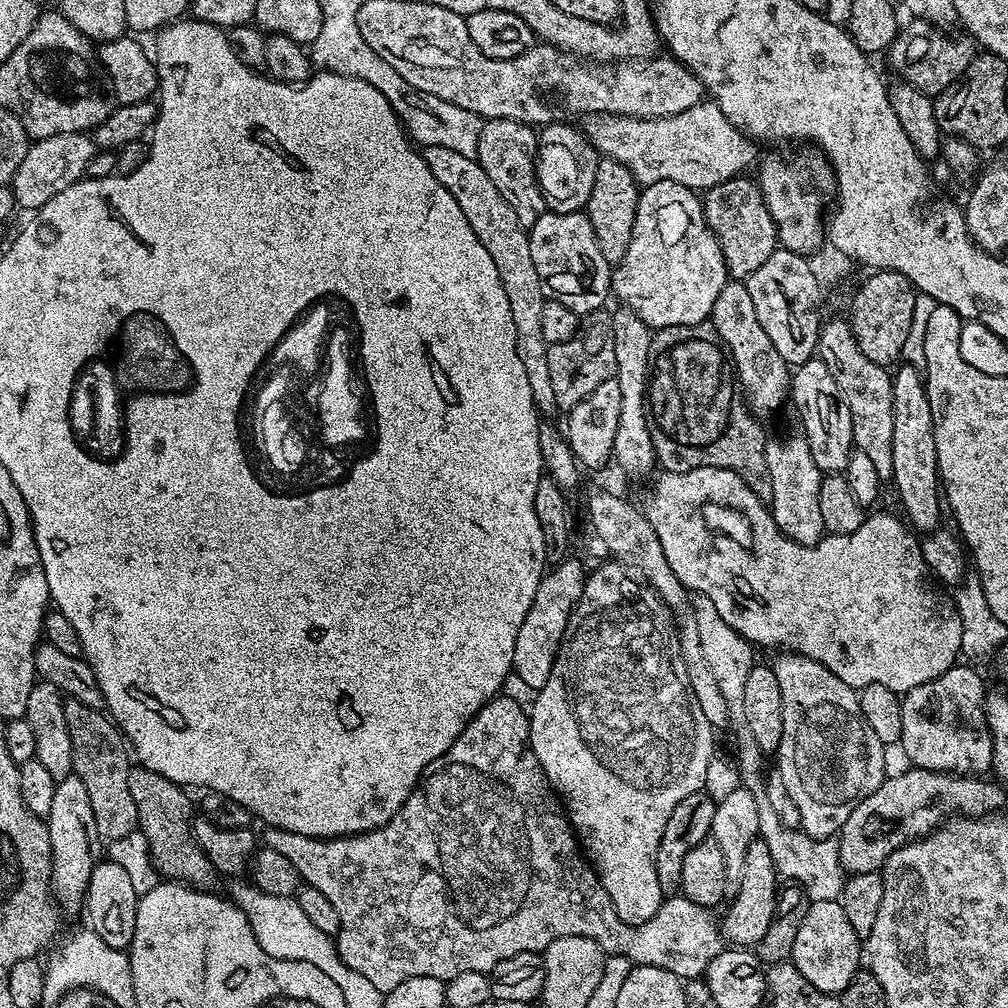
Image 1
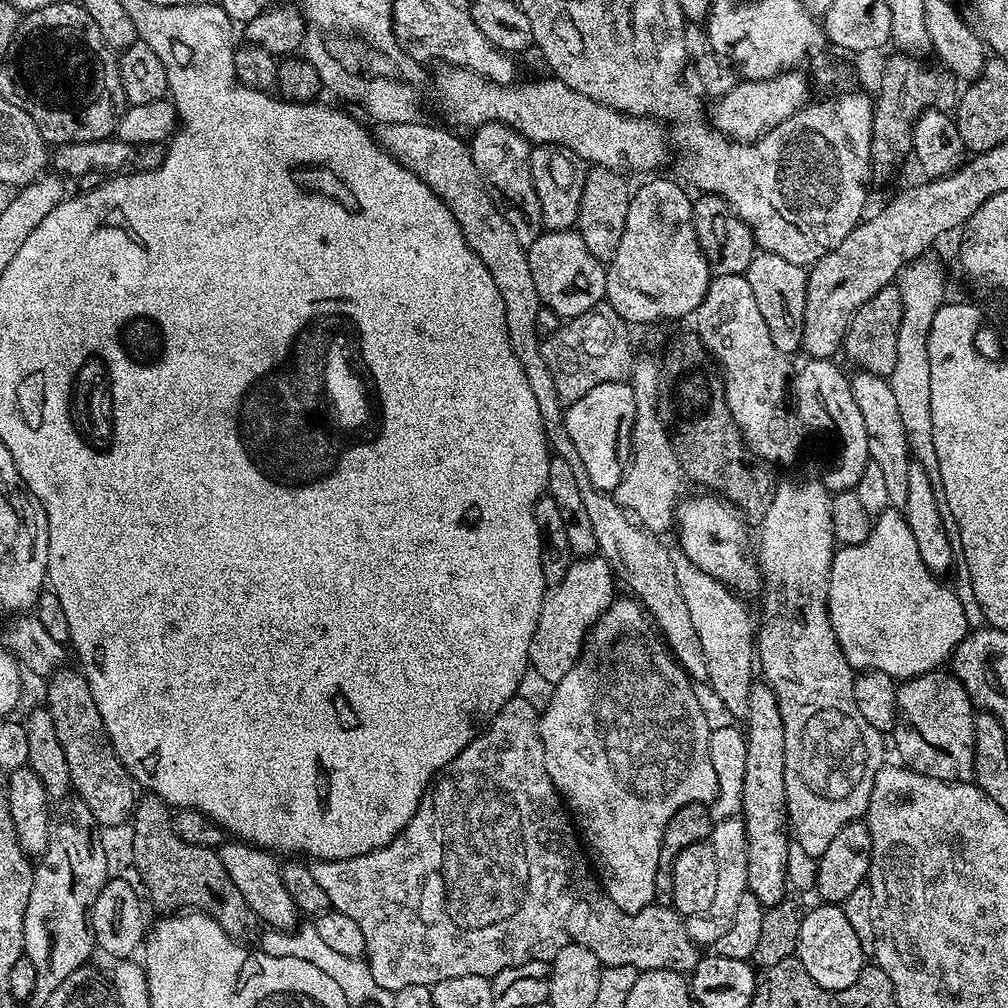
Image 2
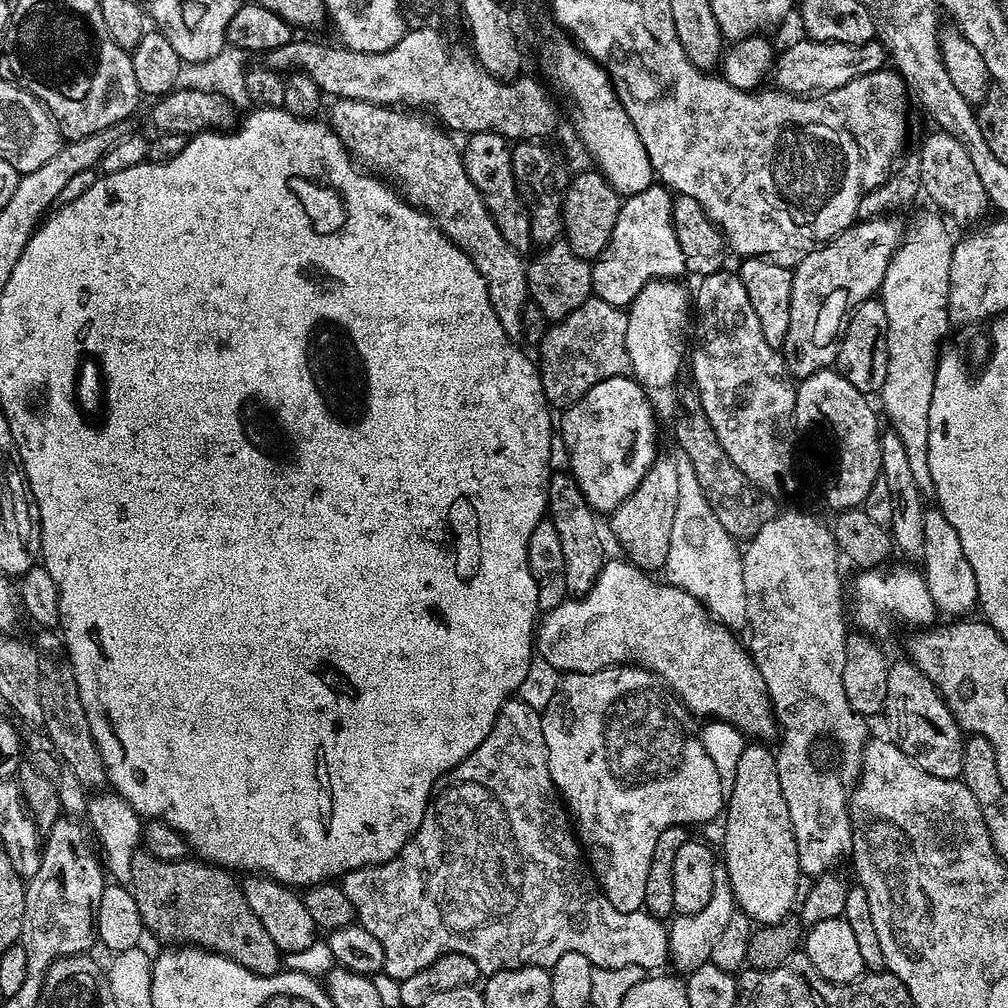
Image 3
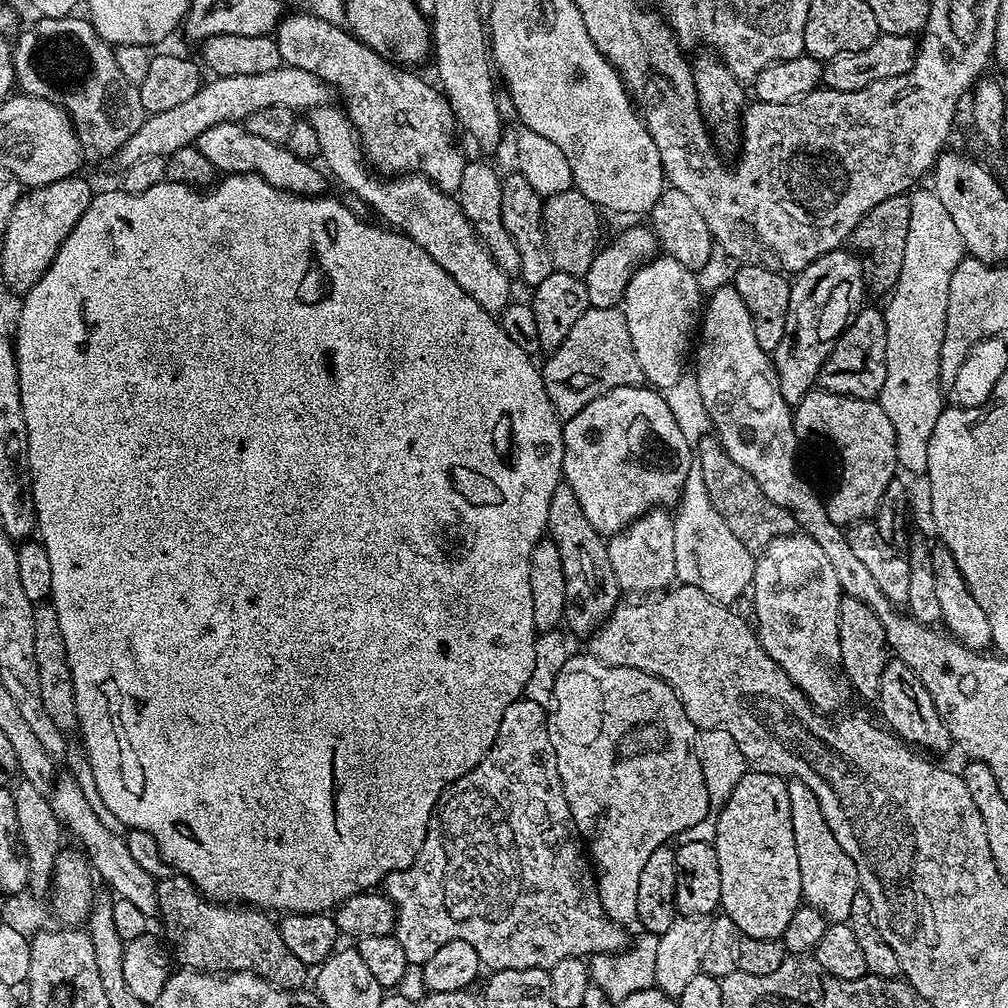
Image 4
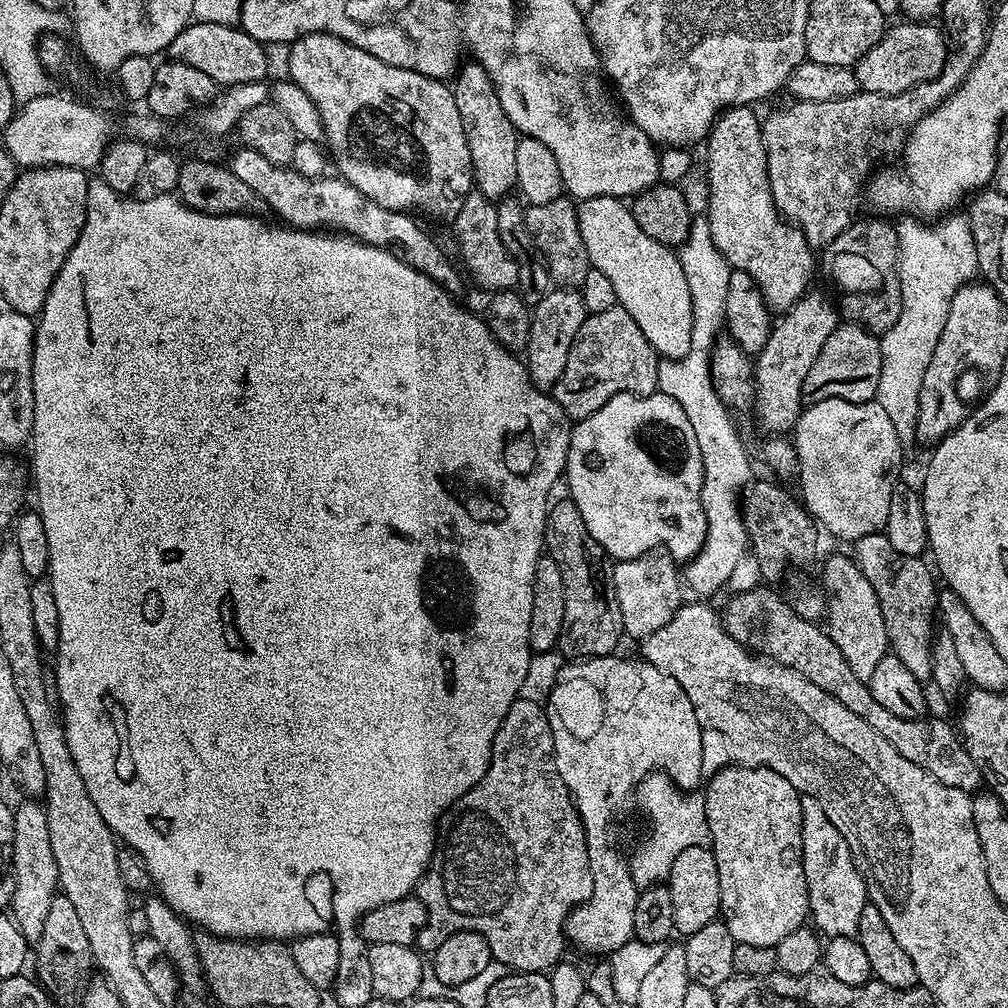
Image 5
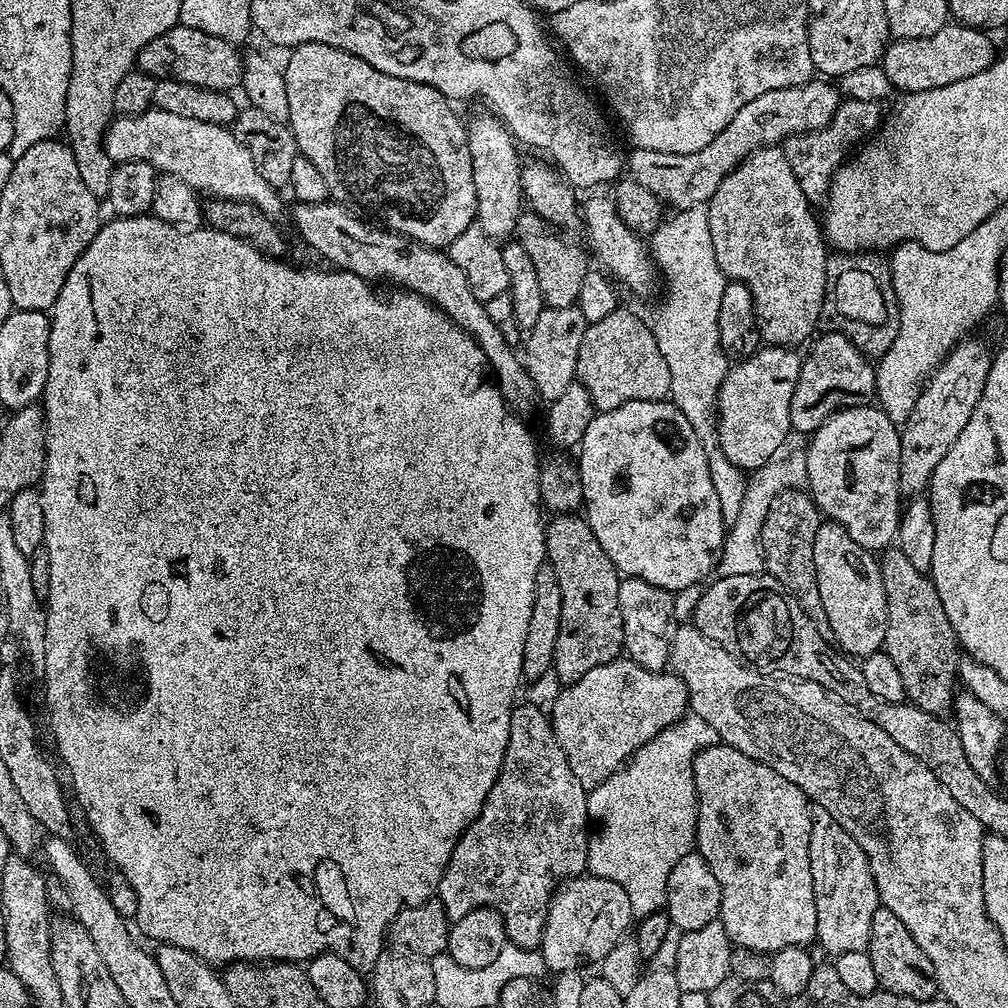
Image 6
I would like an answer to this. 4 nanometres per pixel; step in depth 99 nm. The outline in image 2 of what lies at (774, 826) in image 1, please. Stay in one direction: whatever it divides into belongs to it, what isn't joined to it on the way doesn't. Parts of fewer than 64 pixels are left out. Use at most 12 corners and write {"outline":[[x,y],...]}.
{"outline":[[671,553],[702,642],[707,687],[744,718],[754,616],[721,580]]}

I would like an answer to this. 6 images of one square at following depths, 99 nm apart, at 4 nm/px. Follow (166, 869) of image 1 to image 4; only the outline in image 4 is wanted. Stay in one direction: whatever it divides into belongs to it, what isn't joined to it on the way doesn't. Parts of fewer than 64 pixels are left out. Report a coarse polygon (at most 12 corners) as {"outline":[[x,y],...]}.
{"outline":[[157,883],[156,911],[185,969],[251,972],[303,989],[309,969],[267,911]]}

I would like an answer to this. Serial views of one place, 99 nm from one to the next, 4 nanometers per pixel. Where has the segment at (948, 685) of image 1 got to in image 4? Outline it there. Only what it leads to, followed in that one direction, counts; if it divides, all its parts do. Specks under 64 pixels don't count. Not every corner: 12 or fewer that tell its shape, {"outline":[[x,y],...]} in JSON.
{"outline":[[889,659],[878,707],[913,749],[953,747],[914,670]]}

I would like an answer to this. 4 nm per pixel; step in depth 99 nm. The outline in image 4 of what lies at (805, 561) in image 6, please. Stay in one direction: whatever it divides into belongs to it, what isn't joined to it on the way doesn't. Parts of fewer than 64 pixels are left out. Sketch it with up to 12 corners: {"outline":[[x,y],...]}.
{"outline":[[715,437],[699,441],[706,494],[734,538],[759,554],[797,531]]}

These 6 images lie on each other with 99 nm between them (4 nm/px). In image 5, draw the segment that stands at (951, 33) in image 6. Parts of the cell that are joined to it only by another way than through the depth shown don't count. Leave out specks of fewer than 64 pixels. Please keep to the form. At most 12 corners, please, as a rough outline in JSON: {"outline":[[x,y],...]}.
{"outline":[[903,22],[854,65],[863,91],[909,92],[939,76],[950,44]]}

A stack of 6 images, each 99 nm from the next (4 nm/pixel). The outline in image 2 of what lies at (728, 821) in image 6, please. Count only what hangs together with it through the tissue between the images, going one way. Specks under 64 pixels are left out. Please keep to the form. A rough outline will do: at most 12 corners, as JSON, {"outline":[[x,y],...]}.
{"outline":[[767,681],[744,717],[748,891],[785,899],[785,723]]}

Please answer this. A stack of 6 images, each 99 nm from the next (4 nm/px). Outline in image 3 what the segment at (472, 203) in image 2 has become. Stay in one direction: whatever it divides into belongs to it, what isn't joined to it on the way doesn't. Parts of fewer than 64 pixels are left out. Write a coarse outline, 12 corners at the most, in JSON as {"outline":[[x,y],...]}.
{"outline":[[348,102],[334,131],[361,169],[472,260],[522,333],[526,264],[455,152],[419,115]]}

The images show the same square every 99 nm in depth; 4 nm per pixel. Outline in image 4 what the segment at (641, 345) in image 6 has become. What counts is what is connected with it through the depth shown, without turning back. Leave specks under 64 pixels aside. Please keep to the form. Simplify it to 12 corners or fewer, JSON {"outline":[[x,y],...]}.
{"outline":[[619,307],[587,308],[542,364],[561,418],[642,380]]}

